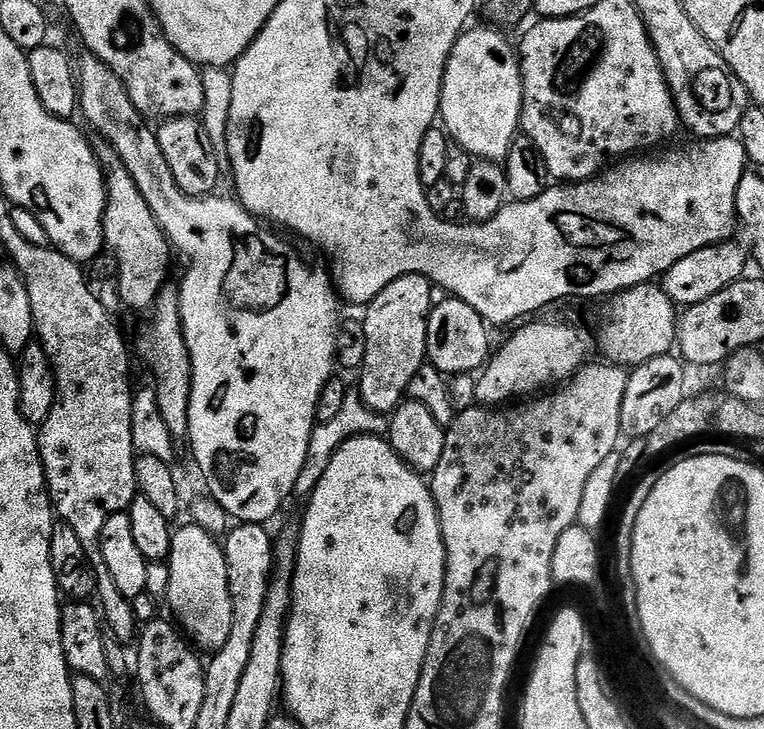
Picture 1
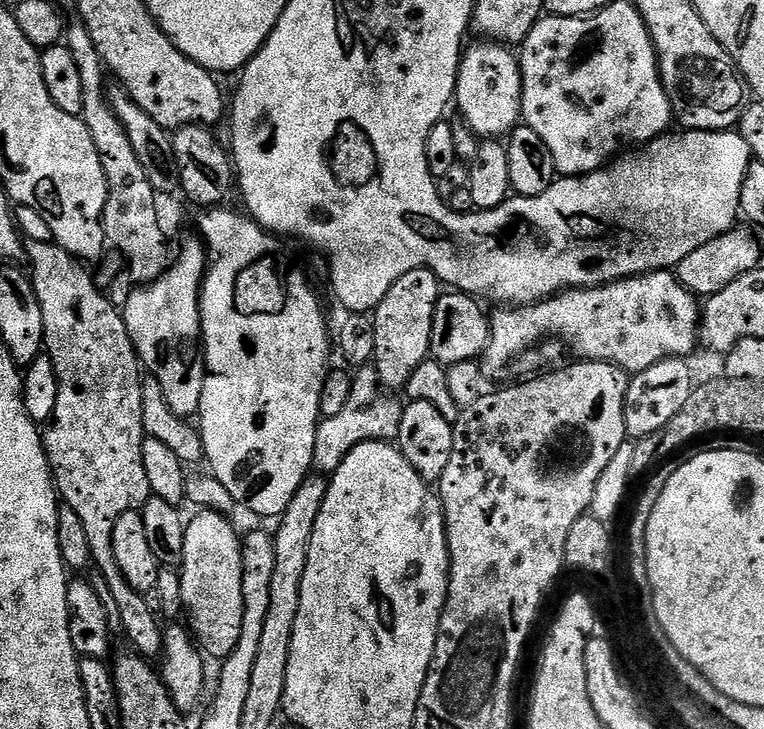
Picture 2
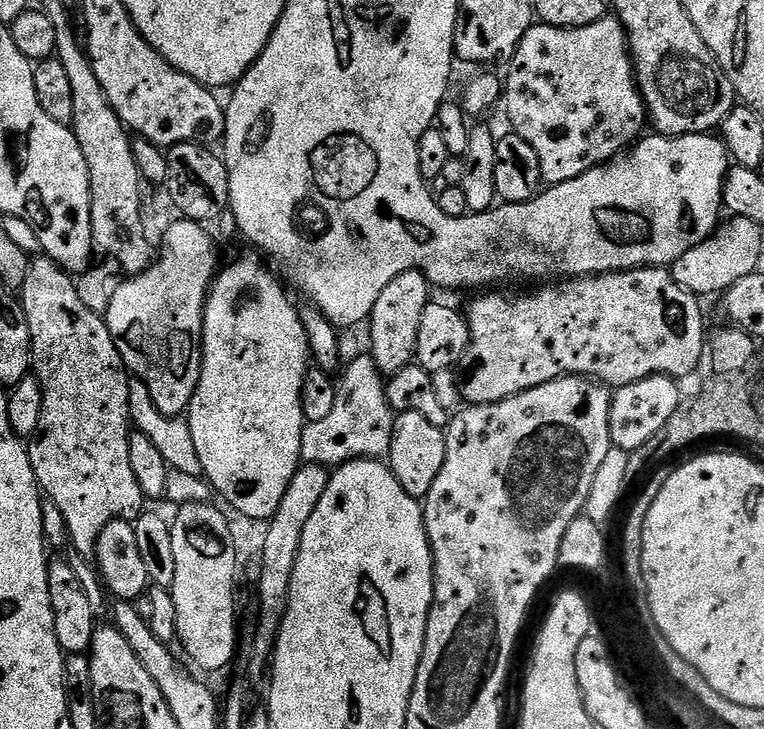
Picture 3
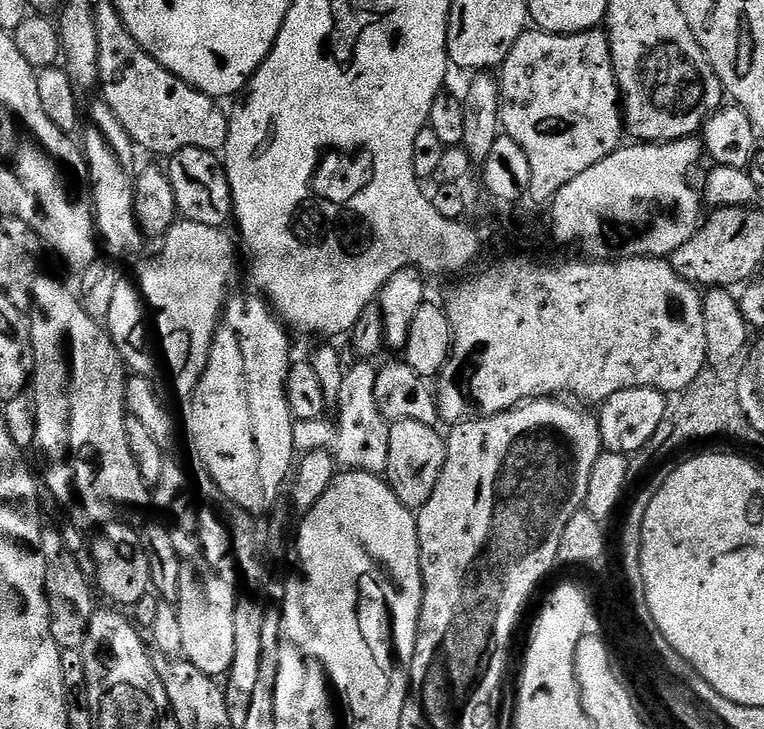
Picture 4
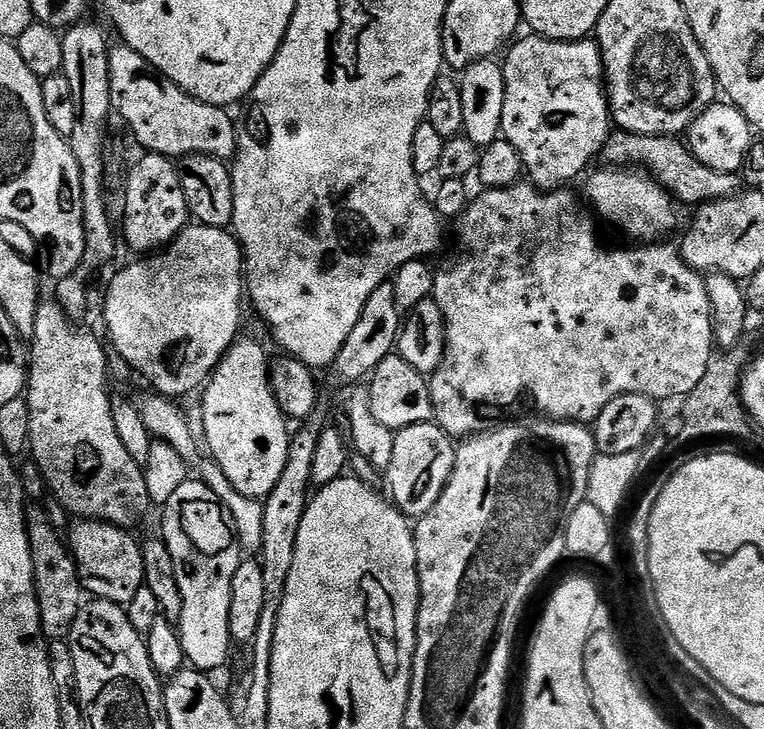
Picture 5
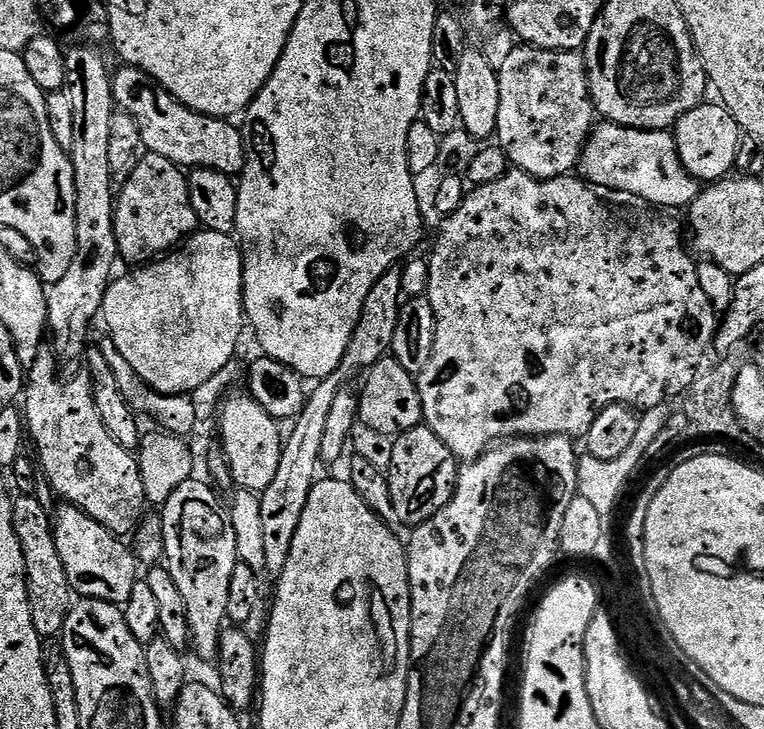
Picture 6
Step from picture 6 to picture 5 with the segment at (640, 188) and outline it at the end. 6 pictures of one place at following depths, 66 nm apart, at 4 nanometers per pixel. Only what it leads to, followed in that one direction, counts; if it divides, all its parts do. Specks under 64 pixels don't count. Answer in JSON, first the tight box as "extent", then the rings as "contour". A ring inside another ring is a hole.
{"extent":[602,130,742,205],"contour":[[[616,130],[604,143],[602,160],[603,158],[603,163],[608,166],[639,166],[646,170],[647,175],[661,184],[681,205],[708,204],[712,200],[734,196],[742,188],[742,180],[737,173],[719,172],[702,166],[702,162],[698,162],[698,158],[694,158],[689,152],[683,139],[671,136],[643,136]]]}

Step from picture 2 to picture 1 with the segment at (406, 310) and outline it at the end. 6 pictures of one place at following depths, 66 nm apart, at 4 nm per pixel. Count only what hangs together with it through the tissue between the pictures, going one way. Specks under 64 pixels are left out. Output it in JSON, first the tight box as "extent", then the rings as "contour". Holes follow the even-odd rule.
{"extent":[358,272,434,414],"contour":[[[415,272],[406,274],[382,294],[378,294],[367,305],[364,326],[366,352],[365,360],[358,369],[360,385],[358,391],[364,404],[375,412],[391,414],[405,399],[408,387],[412,385],[414,374],[426,363],[428,354],[428,315],[434,307],[434,285],[427,276]]]}

